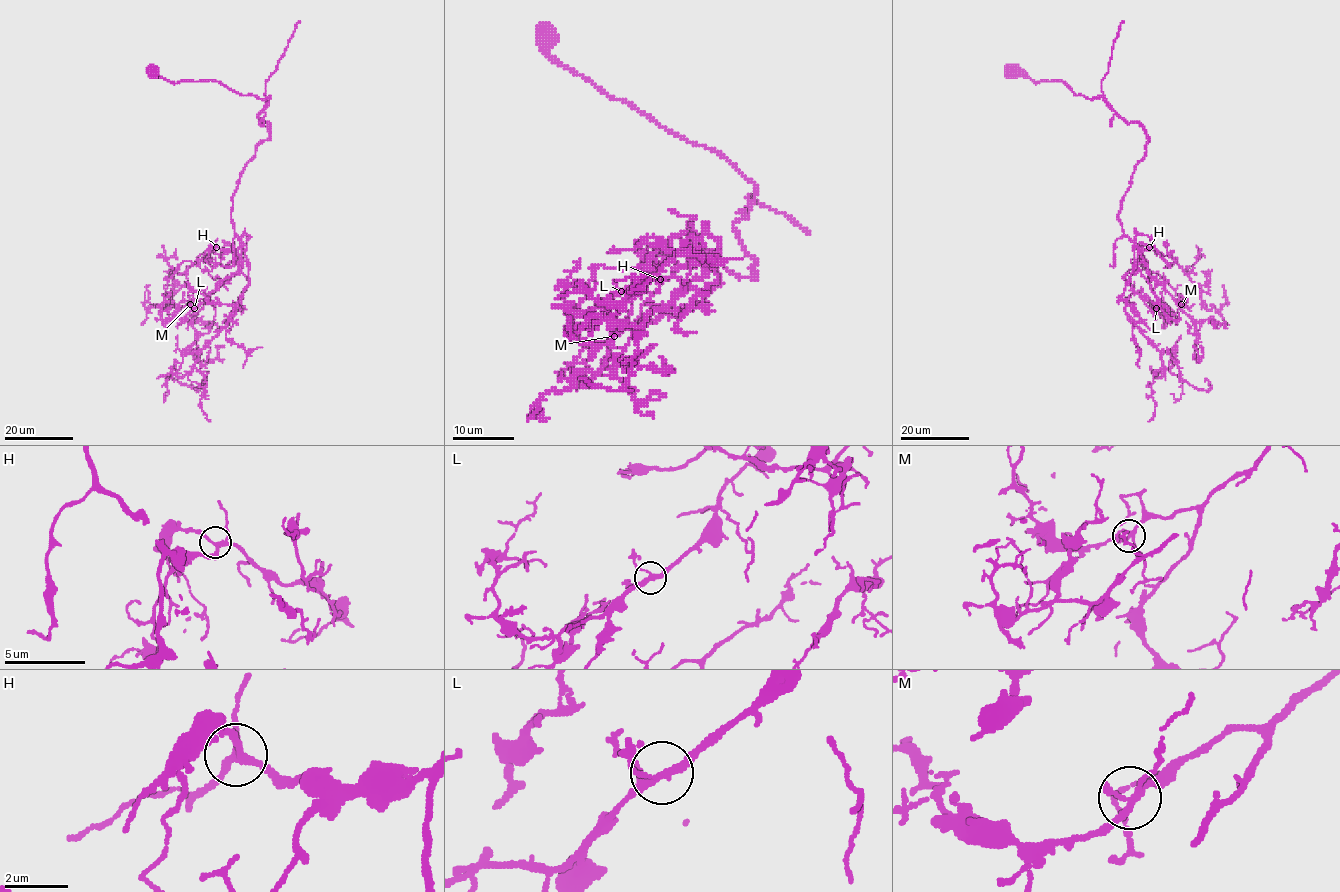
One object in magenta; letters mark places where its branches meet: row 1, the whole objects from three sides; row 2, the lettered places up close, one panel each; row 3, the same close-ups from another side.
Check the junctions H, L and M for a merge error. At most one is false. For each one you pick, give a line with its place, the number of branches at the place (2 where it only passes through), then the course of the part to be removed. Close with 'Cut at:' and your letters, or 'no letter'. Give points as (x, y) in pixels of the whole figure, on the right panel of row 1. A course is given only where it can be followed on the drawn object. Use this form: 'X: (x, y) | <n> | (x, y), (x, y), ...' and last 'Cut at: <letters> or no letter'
Cut at: no letter

